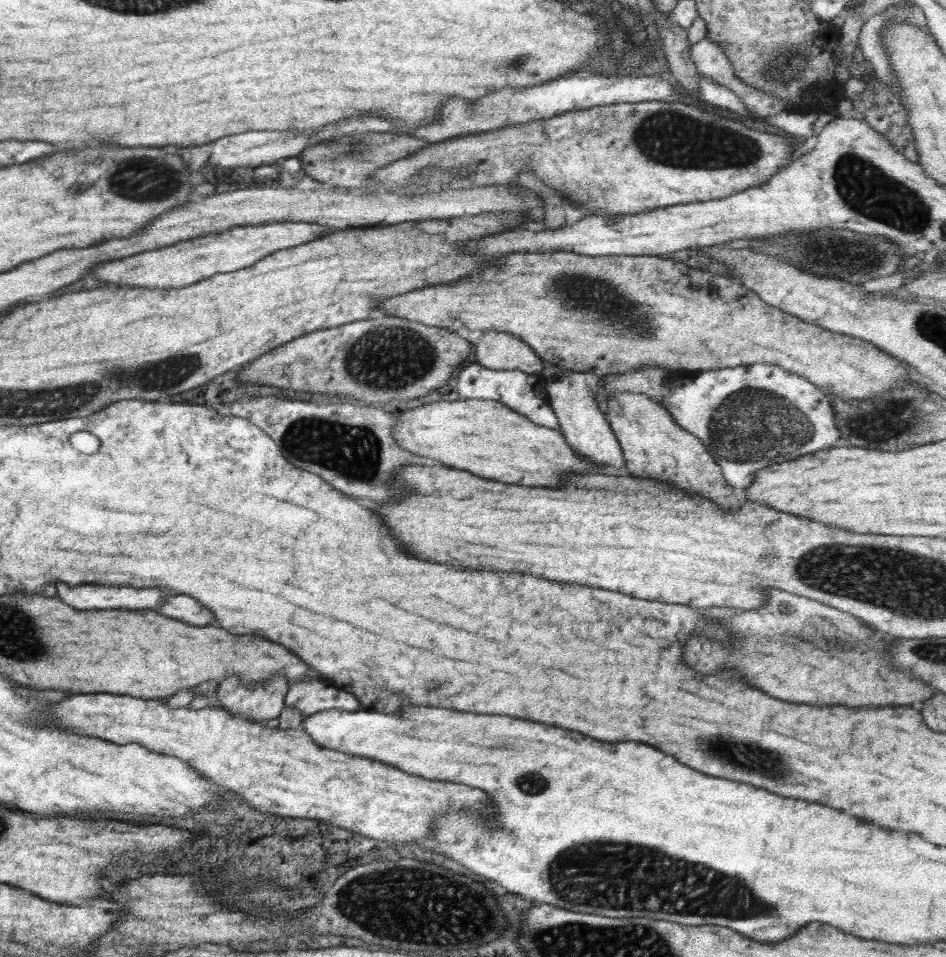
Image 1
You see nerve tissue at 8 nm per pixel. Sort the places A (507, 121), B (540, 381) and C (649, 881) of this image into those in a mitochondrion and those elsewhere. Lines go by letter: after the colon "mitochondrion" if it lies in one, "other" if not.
A: other
B: other
C: mitochondrion

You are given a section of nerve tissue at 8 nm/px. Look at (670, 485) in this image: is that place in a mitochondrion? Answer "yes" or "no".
no

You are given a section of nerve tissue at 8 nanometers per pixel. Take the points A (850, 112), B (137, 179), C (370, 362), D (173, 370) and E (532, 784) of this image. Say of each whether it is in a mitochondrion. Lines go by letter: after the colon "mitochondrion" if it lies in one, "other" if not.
A: other
B: mitochondrion
C: mitochondrion
D: mitochondrion
E: mitochondrion

